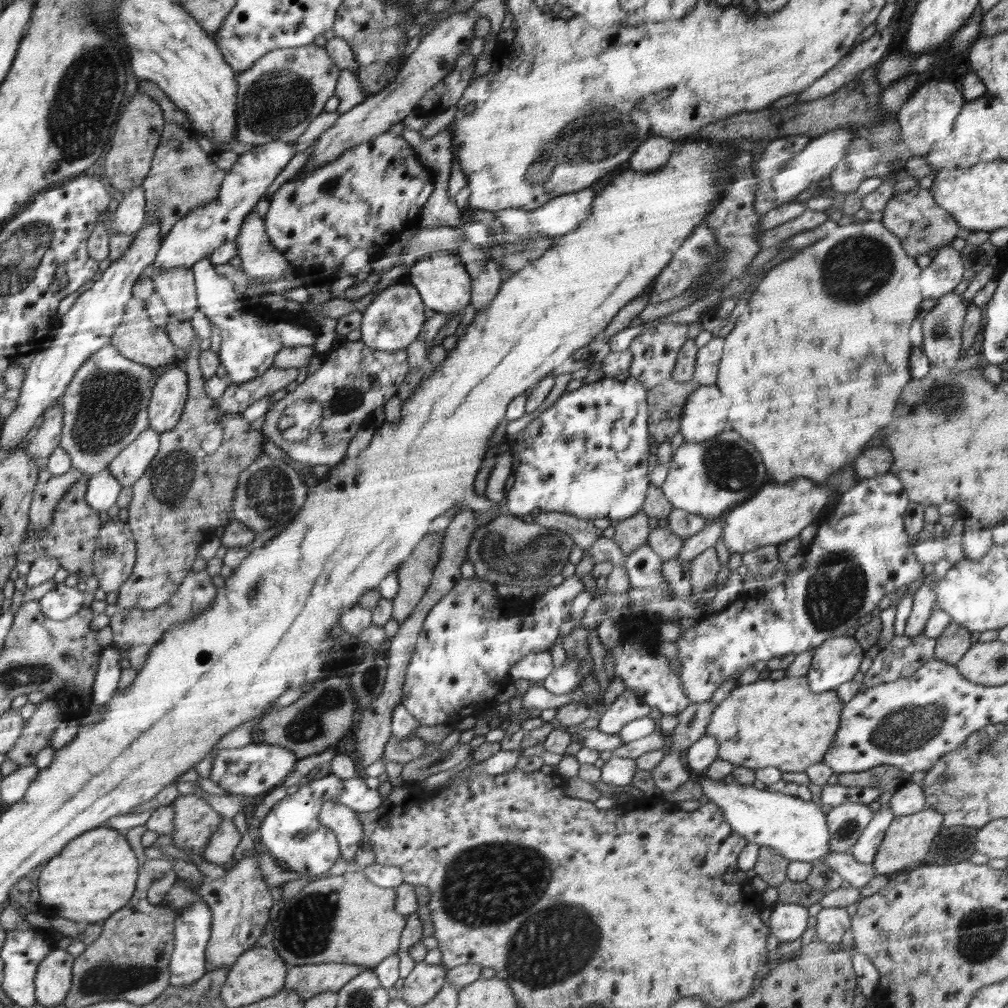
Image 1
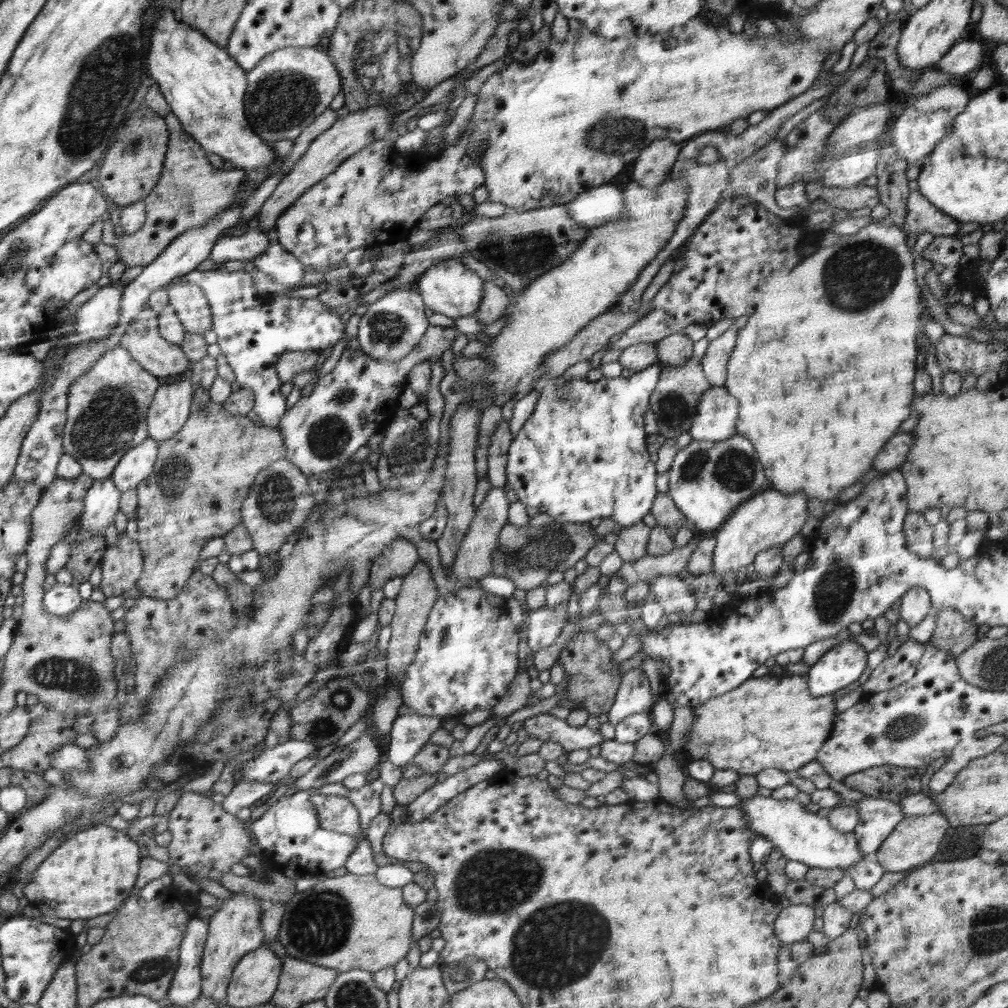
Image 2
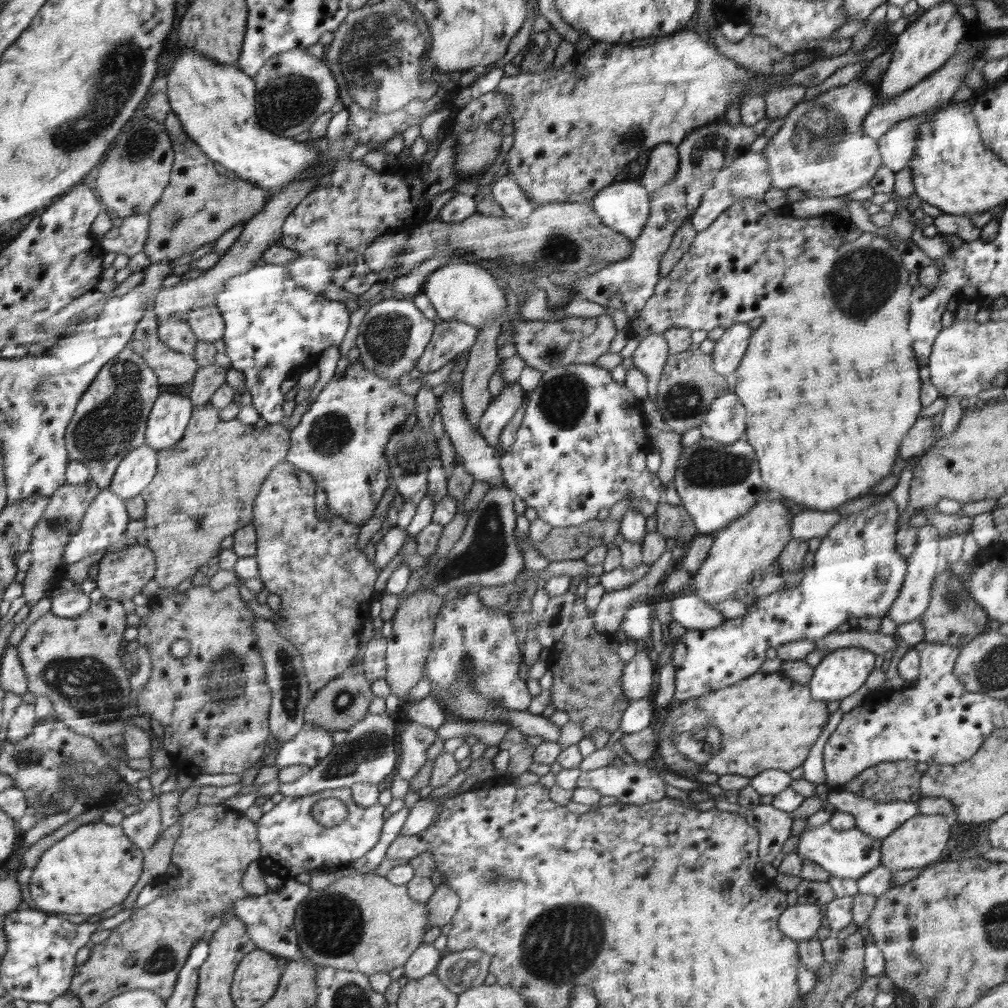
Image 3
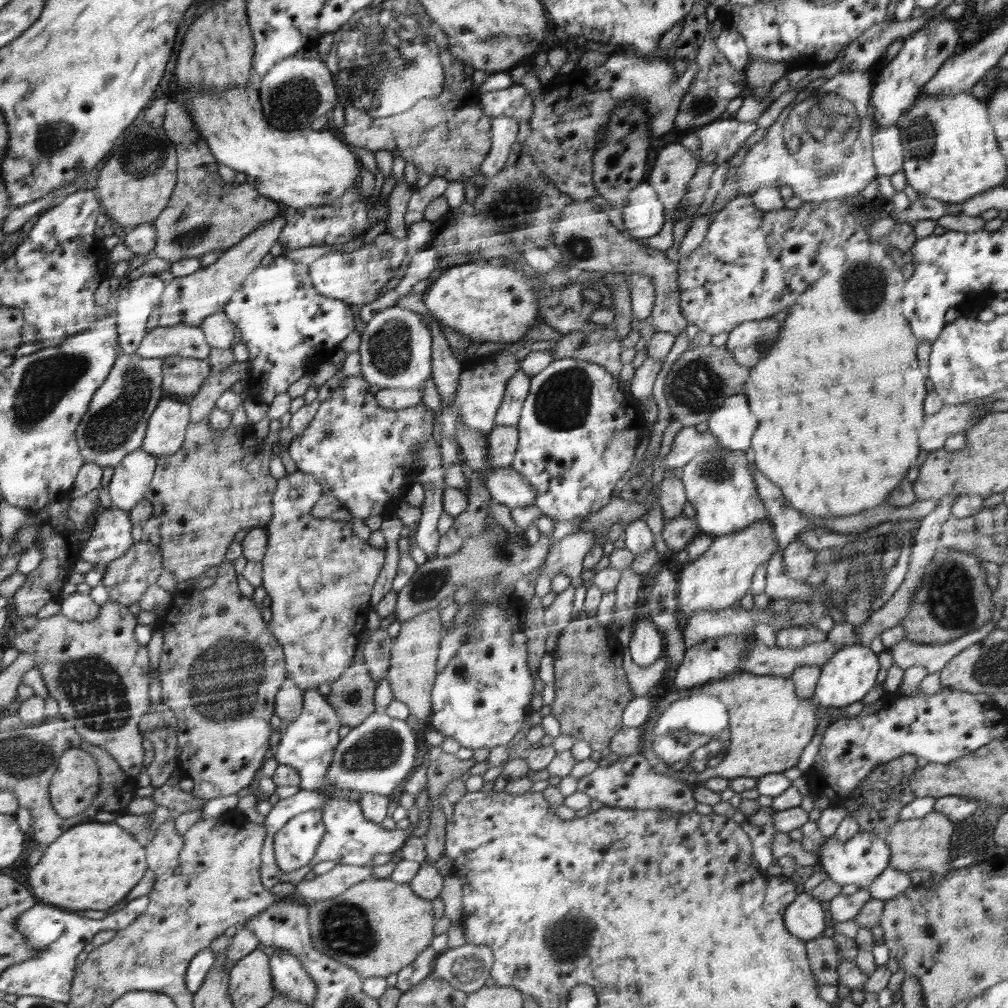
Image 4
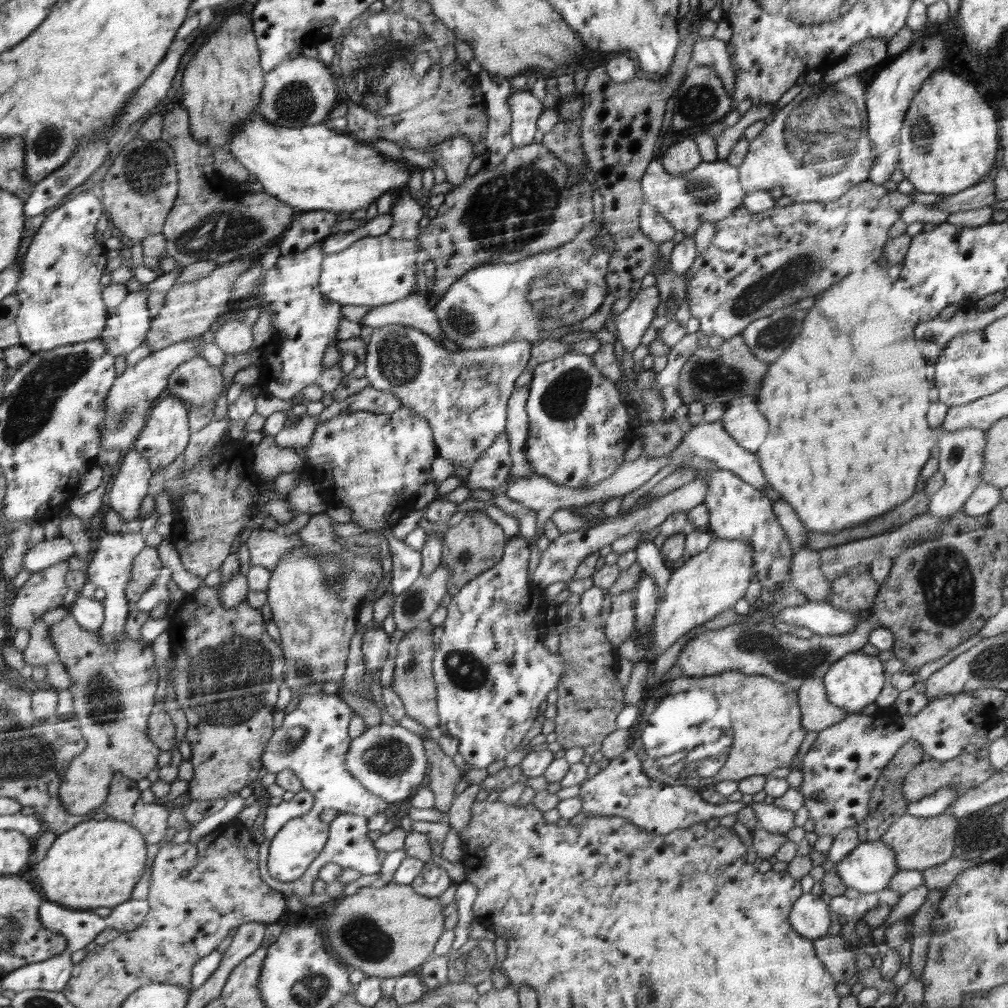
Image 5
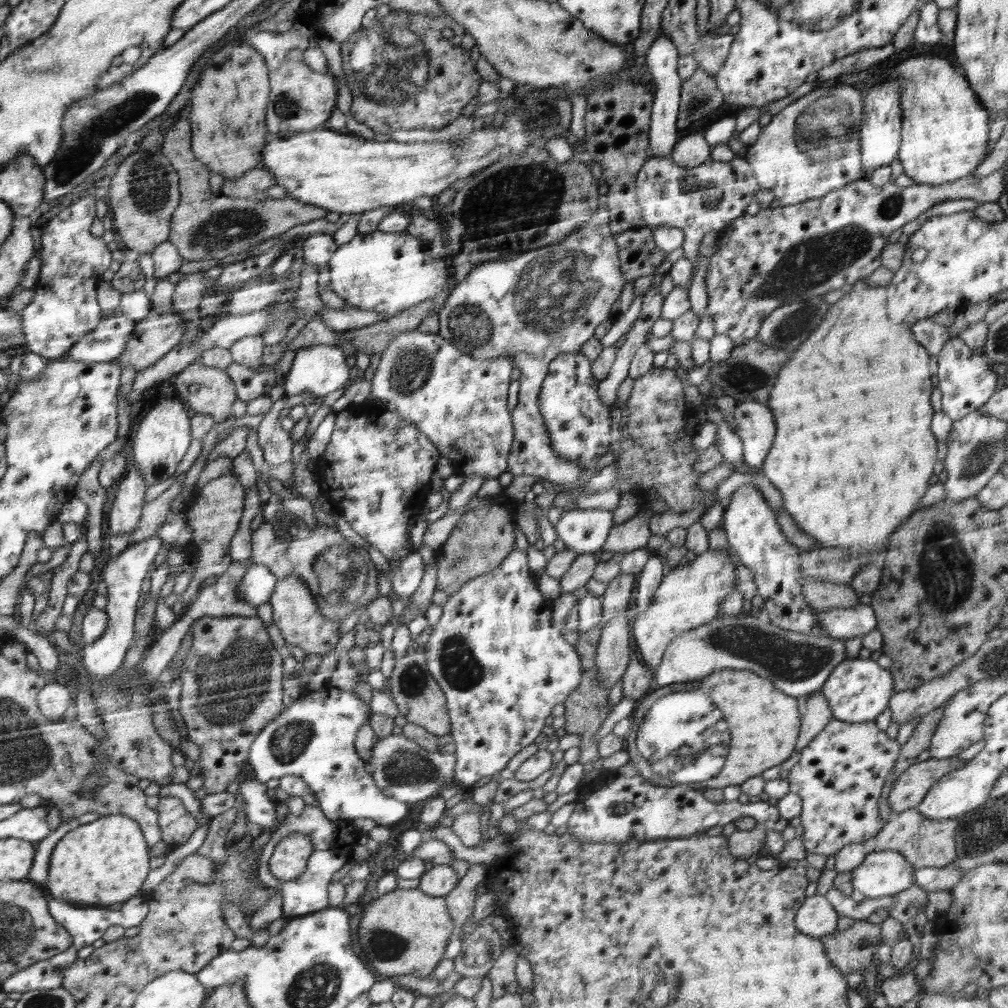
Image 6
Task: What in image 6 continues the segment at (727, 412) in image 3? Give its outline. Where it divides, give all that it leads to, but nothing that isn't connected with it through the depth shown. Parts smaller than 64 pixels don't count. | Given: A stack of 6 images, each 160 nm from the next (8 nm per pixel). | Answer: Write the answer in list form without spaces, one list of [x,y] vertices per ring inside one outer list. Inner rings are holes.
[[[760,401],[739,403],[734,410],[735,433],[743,442],[743,461],[749,467],[762,468],[775,437],[770,408]]]

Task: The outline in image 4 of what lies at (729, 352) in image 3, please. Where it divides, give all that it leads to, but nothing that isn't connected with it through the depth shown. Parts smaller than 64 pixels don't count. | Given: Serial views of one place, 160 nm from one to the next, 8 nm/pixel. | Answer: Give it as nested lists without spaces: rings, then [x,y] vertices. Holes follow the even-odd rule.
[[[772,317],[748,321],[732,329],[724,345],[732,351],[738,363],[752,368],[768,354],[772,344],[778,340],[780,330],[781,322]]]

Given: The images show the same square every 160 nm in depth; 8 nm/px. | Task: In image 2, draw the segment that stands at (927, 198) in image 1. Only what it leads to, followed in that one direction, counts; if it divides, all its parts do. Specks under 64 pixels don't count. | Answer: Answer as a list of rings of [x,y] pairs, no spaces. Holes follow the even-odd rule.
[[[920,191],[909,194],[907,205],[908,213],[901,226],[907,238],[918,238],[922,232],[930,232],[933,236],[956,236],[962,226],[951,216],[941,214]]]

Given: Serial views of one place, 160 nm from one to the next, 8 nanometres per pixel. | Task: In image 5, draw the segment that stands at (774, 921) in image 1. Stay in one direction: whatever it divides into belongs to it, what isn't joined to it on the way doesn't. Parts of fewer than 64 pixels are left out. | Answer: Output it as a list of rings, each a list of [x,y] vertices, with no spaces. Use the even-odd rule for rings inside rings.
[[[812,893],[802,894],[789,914],[789,921],[798,934],[806,938],[824,936],[830,926],[830,910],[824,900]]]

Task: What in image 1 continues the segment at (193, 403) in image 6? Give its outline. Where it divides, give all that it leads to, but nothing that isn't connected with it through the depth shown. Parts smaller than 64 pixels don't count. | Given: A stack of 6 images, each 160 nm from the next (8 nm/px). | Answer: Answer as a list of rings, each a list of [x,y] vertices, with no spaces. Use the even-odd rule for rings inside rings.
[[[132,297],[128,302],[123,321],[116,330],[111,345],[116,346],[117,350],[126,358],[154,368],[162,368],[166,367],[166,364],[172,364],[174,356],[176,356],[176,350],[179,349],[176,348],[175,344],[172,344],[172,340],[164,328],[160,330],[160,328],[152,326],[145,302],[136,297]]]

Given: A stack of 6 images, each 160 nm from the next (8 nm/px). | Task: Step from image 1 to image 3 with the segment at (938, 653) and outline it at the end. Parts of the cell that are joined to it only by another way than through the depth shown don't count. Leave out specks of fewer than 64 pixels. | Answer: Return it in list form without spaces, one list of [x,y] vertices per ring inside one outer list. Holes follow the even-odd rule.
[[[947,566],[944,572],[935,578],[928,609],[920,617],[925,628],[924,641],[952,645],[960,649],[988,629],[990,618],[965,590],[961,580],[962,577],[951,572]]]

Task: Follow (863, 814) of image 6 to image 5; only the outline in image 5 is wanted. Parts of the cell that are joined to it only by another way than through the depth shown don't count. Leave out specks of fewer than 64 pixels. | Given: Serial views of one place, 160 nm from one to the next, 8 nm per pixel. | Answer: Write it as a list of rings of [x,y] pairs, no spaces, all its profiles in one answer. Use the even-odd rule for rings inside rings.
[[[968,693],[946,695],[928,703],[918,714],[904,716],[897,713],[893,708],[879,707],[876,713],[860,715],[848,714],[844,720],[833,724],[818,732],[818,737],[812,744],[810,750],[803,757],[799,769],[803,774],[800,792],[803,794],[804,802],[809,812],[809,819],[814,820],[814,831],[818,836],[832,835],[833,838],[846,829],[856,828],[867,815],[870,791],[878,780],[882,769],[890,762],[900,748],[909,740],[919,742],[924,748],[924,753],[936,760],[950,760],[969,754],[986,745],[989,732],[998,724],[998,710],[990,704],[985,704],[981,699],[972,697]]]

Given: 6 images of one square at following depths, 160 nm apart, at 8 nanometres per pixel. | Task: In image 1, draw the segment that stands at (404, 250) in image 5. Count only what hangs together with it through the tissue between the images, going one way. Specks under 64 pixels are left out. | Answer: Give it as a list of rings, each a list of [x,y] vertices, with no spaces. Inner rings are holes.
[[[254,207],[242,222],[240,232],[233,240],[237,255],[242,261],[241,269],[251,277],[263,277],[274,281],[283,279],[292,265],[290,260],[276,250],[265,230],[264,220]]]

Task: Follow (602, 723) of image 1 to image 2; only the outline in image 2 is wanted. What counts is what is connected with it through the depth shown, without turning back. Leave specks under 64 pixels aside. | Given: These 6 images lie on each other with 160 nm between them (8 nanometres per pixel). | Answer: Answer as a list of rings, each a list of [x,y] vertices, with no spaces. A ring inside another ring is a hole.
[[[640,667],[631,669],[621,677],[615,701],[607,712],[609,723],[616,726],[624,717],[636,712],[649,712],[652,706],[652,688],[648,677]]]

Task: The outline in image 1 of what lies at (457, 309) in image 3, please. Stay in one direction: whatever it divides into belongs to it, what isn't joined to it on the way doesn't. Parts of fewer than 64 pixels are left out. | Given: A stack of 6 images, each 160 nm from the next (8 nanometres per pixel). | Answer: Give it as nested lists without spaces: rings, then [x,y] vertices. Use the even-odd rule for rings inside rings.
[[[441,250],[423,254],[414,266],[407,269],[411,284],[417,287],[421,298],[425,299],[428,309],[446,314],[463,312],[465,306],[472,301],[472,279],[468,270],[460,262],[460,257],[449,250]]]

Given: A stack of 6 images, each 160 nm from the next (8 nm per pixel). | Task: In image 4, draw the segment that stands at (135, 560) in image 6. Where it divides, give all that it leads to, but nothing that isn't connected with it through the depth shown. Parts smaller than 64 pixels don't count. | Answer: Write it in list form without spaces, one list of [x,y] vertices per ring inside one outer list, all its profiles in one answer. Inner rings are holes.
[[[111,507],[98,516],[86,546],[79,553],[80,559],[96,566],[85,574],[87,584],[91,587],[100,584],[108,563],[124,556],[134,546],[132,530],[129,512]]]

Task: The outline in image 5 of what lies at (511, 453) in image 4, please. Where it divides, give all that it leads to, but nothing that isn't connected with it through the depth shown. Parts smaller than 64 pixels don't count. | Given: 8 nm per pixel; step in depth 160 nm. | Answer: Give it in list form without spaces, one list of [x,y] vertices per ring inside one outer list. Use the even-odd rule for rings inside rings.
[[[504,432],[496,438],[494,445],[478,458],[477,464],[470,470],[465,486],[472,490],[499,491],[509,478],[512,468],[510,449],[510,441]]]

